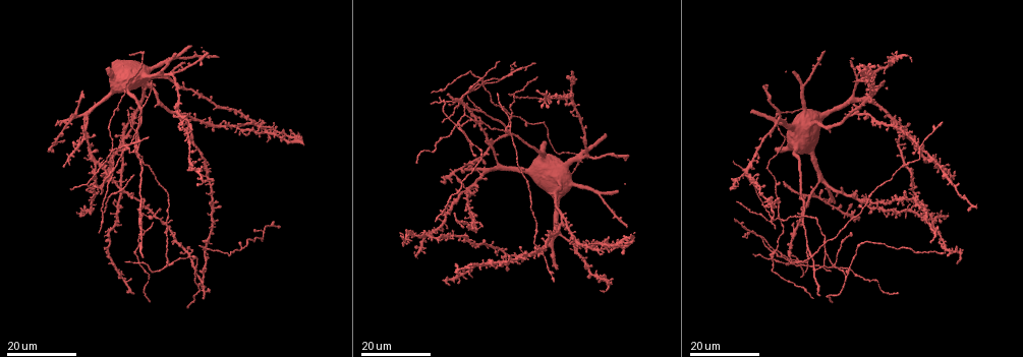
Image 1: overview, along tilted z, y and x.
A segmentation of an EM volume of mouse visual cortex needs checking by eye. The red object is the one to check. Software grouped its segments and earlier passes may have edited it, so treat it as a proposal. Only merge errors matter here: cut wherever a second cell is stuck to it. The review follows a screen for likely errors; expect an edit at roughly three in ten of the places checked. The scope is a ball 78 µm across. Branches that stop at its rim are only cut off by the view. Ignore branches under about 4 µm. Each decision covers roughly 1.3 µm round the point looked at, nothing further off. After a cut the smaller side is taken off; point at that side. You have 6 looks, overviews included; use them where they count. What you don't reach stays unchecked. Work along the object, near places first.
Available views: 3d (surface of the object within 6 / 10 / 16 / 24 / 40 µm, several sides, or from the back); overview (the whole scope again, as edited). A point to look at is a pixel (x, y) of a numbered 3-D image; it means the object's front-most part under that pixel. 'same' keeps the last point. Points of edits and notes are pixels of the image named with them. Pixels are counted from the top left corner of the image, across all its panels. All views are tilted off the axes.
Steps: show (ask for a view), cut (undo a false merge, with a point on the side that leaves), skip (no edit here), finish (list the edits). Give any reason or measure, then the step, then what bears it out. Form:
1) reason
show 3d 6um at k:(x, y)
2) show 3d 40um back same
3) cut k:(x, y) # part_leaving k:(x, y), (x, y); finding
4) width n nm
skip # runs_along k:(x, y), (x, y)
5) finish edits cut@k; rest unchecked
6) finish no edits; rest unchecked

show 3d 16um at 1:(846, 275)

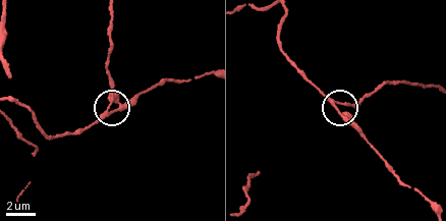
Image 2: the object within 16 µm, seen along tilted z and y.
show 3d 6um at 2:(111, 98)

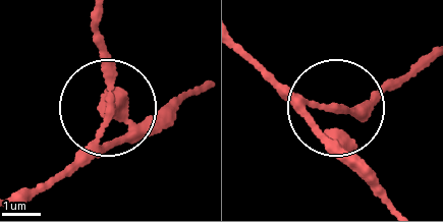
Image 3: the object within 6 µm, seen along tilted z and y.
arms 3
skip # runs_along 3:(246, 55), (318, 105), (349, 106), (384, 86); continuous, no second cell

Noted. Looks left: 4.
a fork
show 3d 16um at 1:(463, 105)

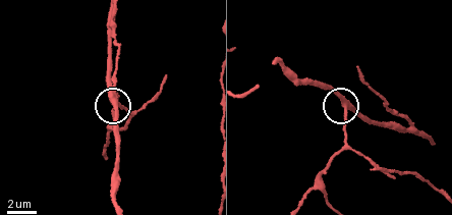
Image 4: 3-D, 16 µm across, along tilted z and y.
show 3d 10um at 4:(345, 115)

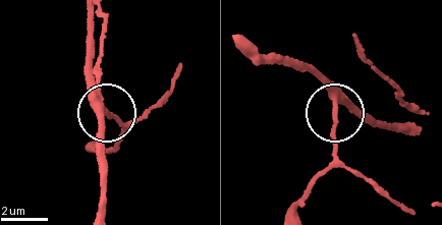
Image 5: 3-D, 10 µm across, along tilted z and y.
width 280 nm
skip # continuous, no second cell

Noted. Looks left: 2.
looks like a crossing
show 3d 24um at 1:(482, 84)

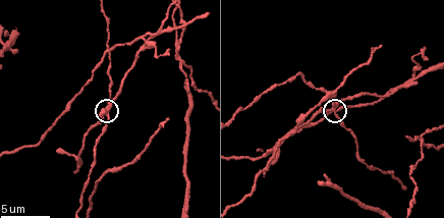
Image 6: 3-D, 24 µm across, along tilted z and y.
show 3d 10um at 6:(332, 106)

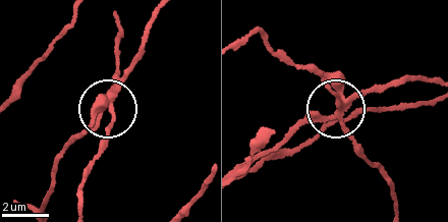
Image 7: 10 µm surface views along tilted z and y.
cut 7:(124, 77) # part_leaving 7:(342, 111), (405, 79), (433, 80); a second cell is stuck on

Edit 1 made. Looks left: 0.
finish edits cut@7; rest unchecked

